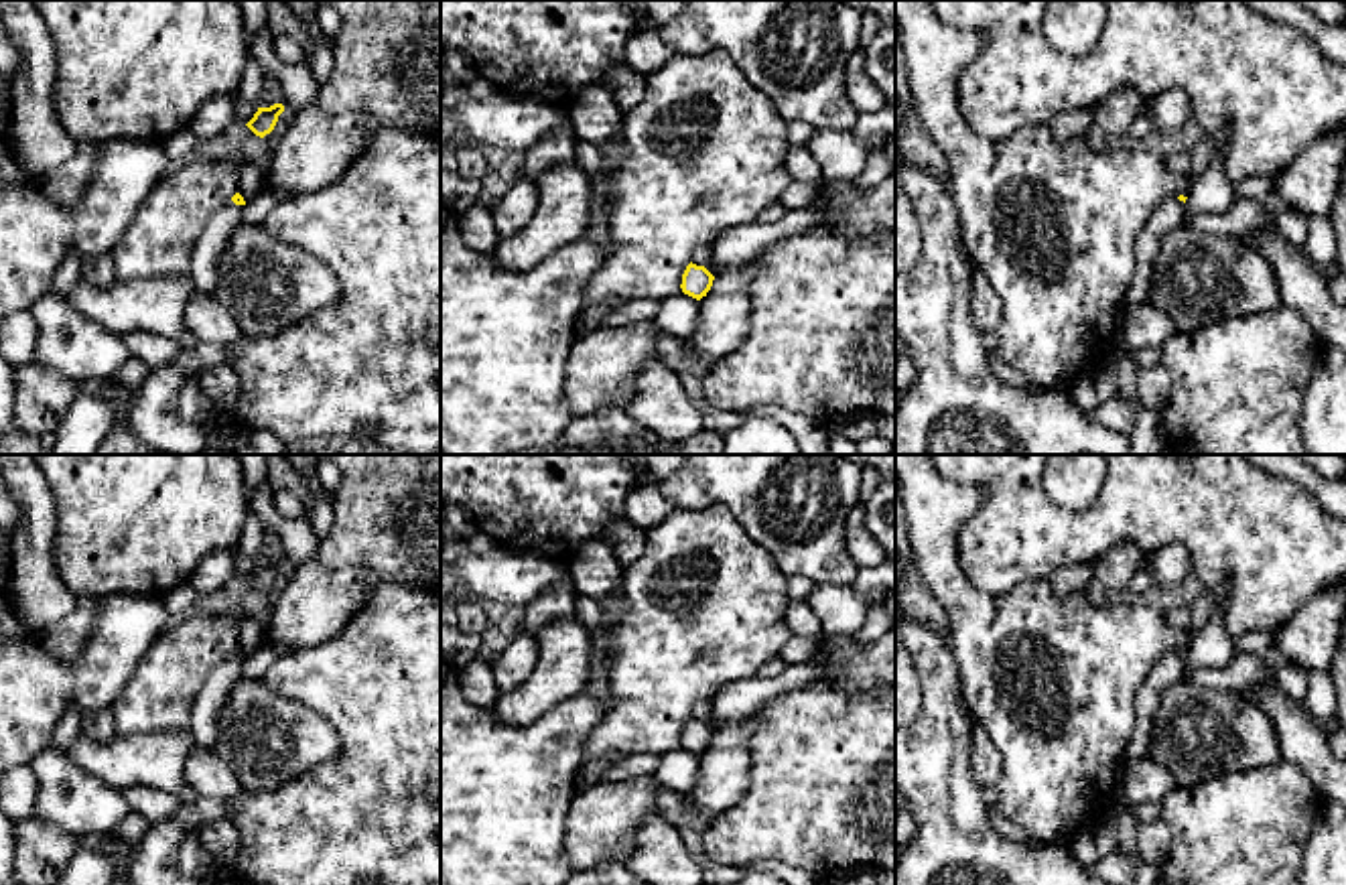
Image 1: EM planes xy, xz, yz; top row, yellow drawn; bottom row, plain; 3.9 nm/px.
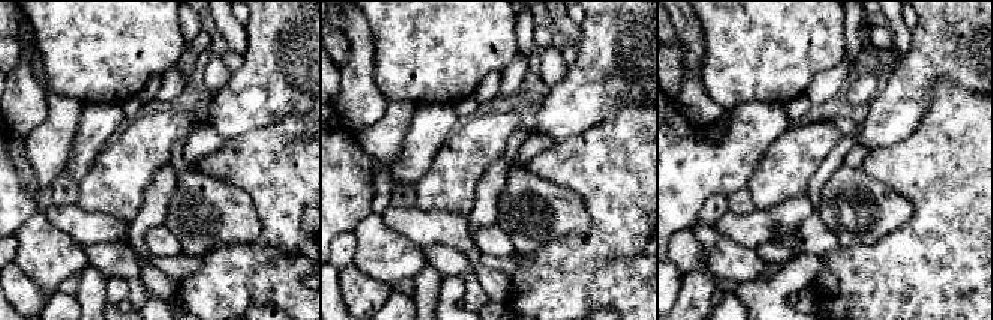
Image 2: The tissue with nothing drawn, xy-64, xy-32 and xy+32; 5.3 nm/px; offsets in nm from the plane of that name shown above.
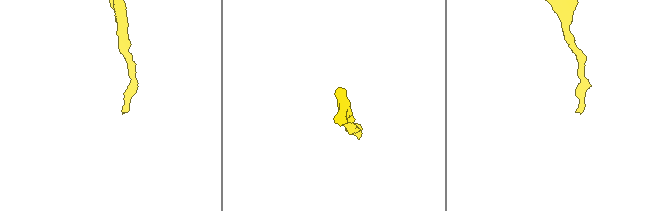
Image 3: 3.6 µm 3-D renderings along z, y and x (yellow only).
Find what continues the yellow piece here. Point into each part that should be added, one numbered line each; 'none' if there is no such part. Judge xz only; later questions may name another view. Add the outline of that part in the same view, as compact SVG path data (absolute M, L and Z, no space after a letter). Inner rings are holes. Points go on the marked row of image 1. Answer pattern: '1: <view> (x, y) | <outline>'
none

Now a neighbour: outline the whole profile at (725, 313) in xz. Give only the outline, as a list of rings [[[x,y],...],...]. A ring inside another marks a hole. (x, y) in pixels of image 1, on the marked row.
[[[753,264],[721,270],[715,274],[711,290],[698,300],[698,327],[688,341],[698,373],[711,369],[745,341],[751,327],[755,276]]]

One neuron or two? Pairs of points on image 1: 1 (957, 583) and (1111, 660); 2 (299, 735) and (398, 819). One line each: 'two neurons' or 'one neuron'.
1: one neuron
2: two neurons

